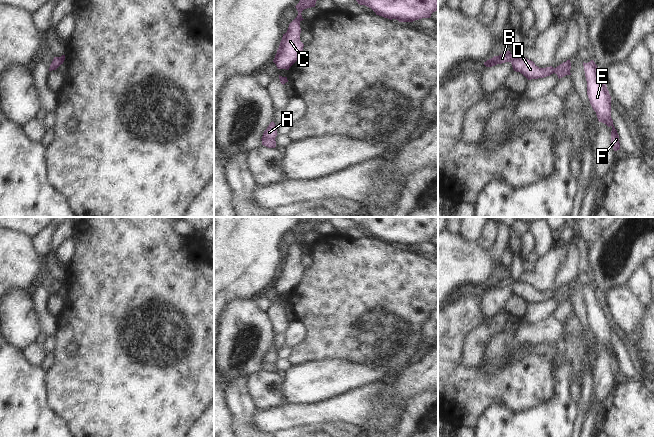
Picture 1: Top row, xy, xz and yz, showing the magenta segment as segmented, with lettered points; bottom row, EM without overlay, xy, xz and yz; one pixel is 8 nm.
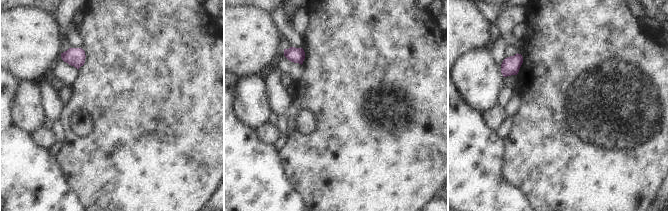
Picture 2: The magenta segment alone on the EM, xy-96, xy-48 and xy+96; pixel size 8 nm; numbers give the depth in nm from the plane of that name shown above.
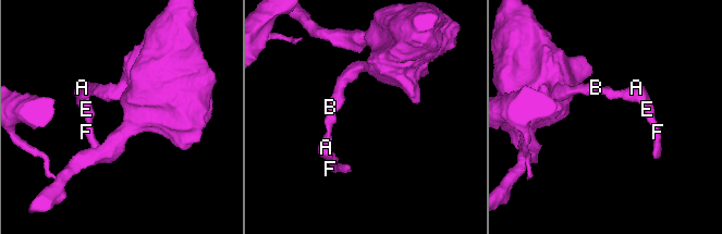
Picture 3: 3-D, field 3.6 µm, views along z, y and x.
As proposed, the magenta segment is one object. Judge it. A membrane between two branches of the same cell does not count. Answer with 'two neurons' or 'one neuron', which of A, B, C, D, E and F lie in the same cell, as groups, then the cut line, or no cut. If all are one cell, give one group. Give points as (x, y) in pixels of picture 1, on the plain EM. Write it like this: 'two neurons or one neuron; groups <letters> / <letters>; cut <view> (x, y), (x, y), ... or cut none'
one neuron; groups A B C D E F; cut none

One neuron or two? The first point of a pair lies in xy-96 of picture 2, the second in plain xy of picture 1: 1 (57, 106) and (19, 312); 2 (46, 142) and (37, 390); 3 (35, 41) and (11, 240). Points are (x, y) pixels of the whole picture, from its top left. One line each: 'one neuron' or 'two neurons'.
1: two neurons
2: two neurons
3: one neuron

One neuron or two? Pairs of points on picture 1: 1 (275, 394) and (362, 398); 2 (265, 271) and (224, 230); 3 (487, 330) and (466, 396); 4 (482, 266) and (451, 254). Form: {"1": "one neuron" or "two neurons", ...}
{"1": "two neurons", "2": "one neuron", "3": "two neurons", "4": "one neuron"}

